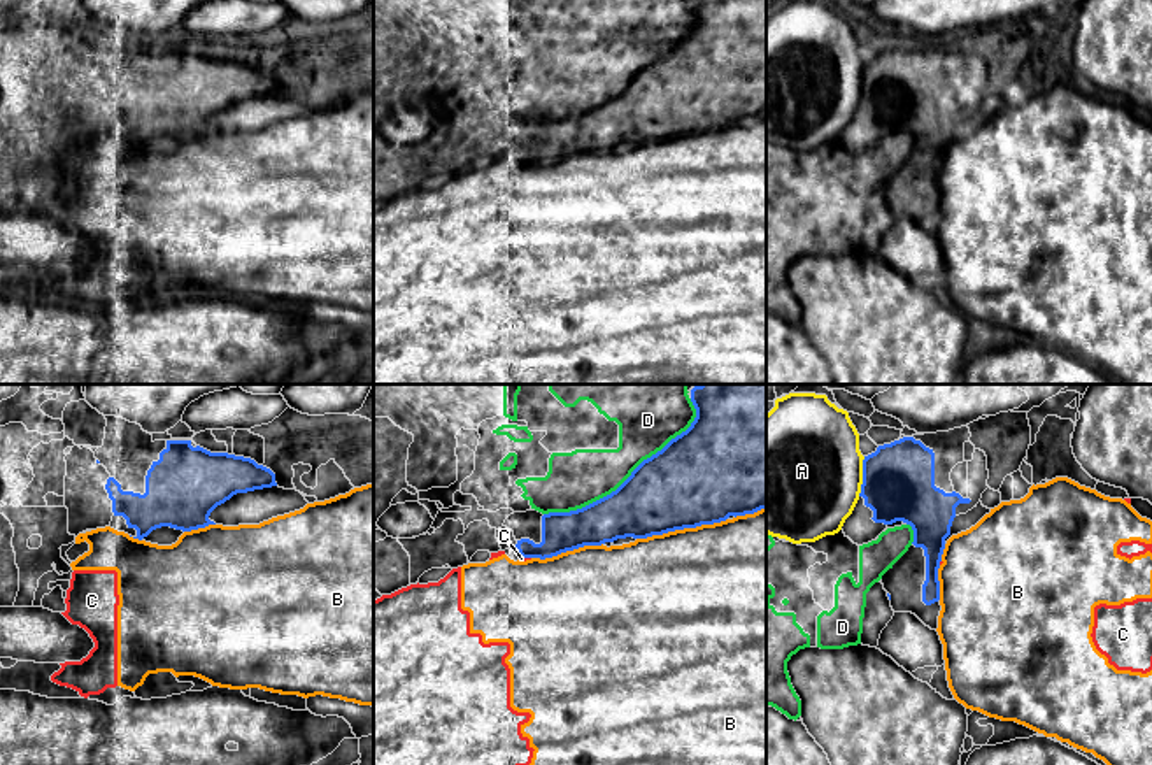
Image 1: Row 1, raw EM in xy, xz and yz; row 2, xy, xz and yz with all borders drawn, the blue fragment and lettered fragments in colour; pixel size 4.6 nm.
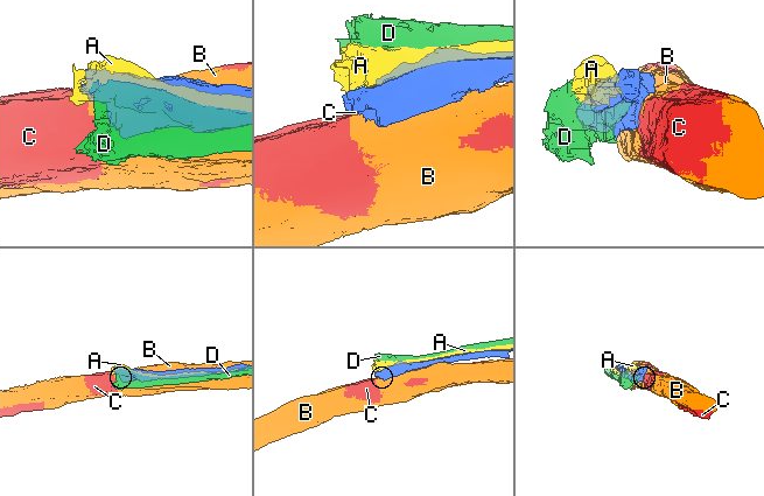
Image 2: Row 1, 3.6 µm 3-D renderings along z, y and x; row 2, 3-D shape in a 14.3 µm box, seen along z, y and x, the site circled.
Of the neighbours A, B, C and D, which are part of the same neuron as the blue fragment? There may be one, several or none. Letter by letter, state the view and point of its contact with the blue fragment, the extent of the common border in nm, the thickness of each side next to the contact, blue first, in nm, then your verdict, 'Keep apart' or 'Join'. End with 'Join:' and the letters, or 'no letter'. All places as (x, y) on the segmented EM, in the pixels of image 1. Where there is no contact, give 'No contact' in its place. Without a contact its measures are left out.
A: Touches blue at yz (863, 476). Shared border 190 nm. Thickness 340 nm (blue) against 500 nm. Keep apart
B: Touches blue at xz (681, 529). Shared border 420 nm. Thickness 440 nm (blue) against 500 nm. Keep apart
C: Touches blue at xz (526, 557). Shared border 50 nm. Thickness 180 nm (blue) against 20 nm. Keep apart
D: Touches blue at xz (632, 474). Shared border 850 nm. Thickness 400 nm (blue) against 260 nm. Keep apart
Join: no letter

